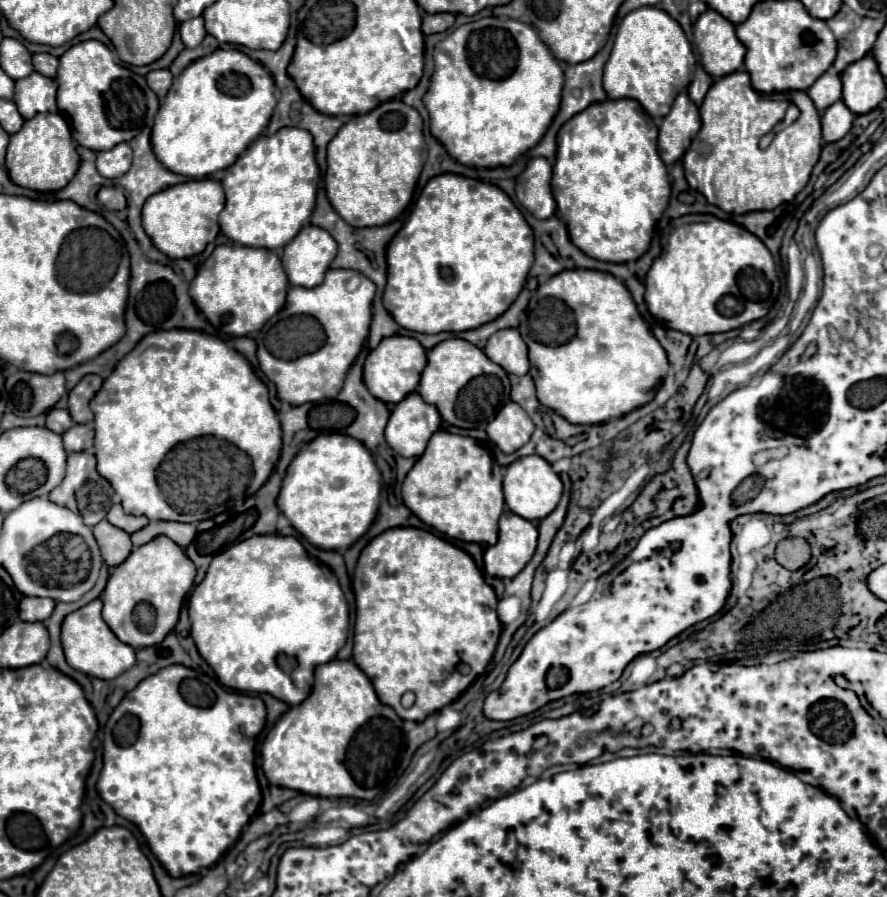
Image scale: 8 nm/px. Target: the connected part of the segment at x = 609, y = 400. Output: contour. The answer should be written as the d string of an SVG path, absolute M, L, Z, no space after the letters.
M561 271L547 283L539 285L529 301L527 331L523 333L523 339L529 347L529 373L533 375L537 387L537 399L569 423L595 425L627 415L629 411L651 401L653 387L661 383L669 369L663 347L649 333L627 287L611 273L603 271Z

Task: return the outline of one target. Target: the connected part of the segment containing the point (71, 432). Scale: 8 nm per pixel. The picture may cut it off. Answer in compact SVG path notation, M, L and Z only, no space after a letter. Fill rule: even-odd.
M73 425L63 433L65 451L91 451L93 449L93 425Z

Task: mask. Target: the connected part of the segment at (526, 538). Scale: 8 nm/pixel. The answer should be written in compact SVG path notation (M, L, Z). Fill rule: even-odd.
M505 511L499 519L499 541L485 549L485 571L491 577L515 577L531 561L537 537L537 527L531 521Z

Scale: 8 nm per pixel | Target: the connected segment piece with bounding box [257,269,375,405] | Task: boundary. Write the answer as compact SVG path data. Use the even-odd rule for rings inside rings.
M329 269L325 279L317 287L289 287L287 303L279 312L282 319L294 315L311 315L315 317L325 335L325 345L309 355L303 355L295 361L281 361L273 357L263 345L257 351L261 371L277 385L277 395L281 401L291 405L303 405L323 397L335 397L343 385L345 373L359 355L366 343L371 324L371 301L375 295L375 285L359 271L347 269Z

